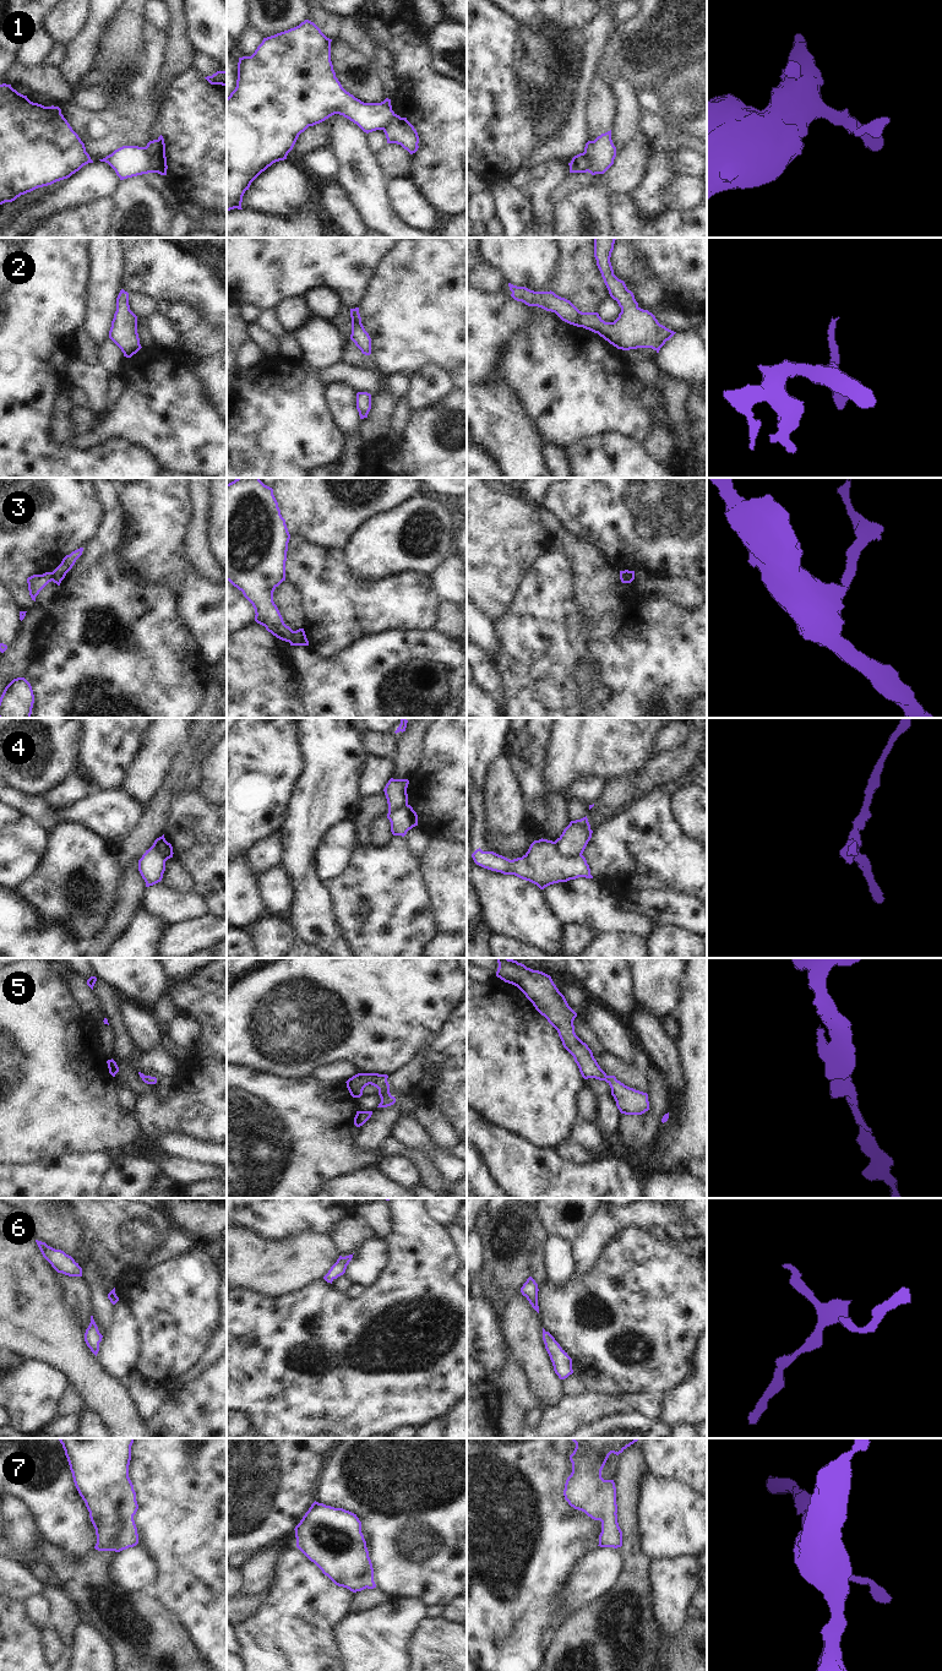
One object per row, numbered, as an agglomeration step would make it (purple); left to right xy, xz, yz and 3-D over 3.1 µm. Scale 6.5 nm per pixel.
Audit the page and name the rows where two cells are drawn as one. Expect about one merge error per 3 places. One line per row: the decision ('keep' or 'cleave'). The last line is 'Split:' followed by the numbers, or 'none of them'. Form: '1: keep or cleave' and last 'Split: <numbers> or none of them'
1: cleave
2: keep
3: cleave
4: cleave
5: keep
6: keep
7: keep
Split: 1, 3, 4

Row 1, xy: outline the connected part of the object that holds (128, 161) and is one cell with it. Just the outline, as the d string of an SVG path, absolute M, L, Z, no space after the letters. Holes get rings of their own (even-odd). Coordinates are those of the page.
M122 146L99 160L108 163L120 180L148 174L151 168L146 148L138 146Z

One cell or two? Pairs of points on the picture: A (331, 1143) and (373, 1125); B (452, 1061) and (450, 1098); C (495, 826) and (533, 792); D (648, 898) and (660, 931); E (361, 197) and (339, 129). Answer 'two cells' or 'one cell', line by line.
A: two cells
B: one cell
C: two cells
D: two cells
E: one cell

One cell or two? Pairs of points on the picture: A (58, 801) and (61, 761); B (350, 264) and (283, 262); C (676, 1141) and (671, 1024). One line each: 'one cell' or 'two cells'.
A: two cells
B: one cell
C: two cells

